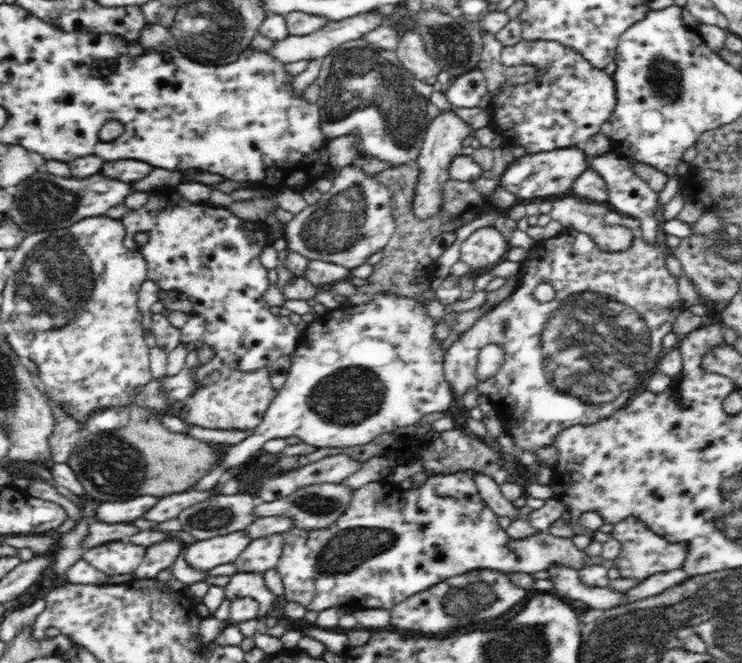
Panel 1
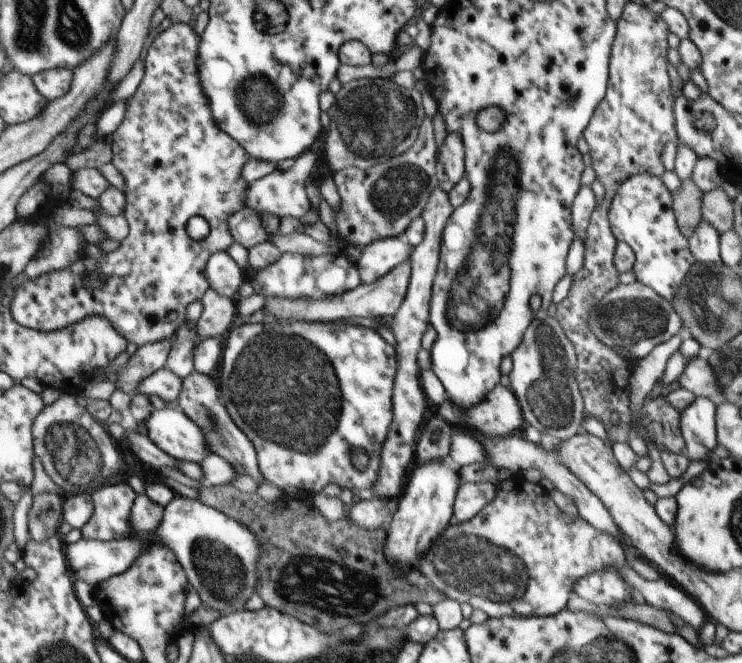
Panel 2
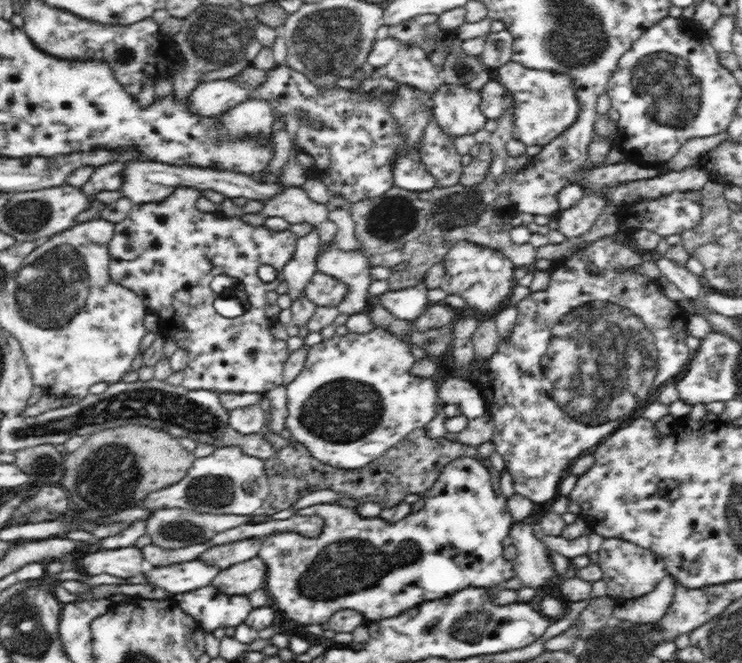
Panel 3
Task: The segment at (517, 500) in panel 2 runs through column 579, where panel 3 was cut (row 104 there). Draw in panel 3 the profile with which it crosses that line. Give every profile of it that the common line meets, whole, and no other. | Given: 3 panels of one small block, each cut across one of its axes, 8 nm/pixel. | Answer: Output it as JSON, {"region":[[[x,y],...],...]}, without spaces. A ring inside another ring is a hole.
{"region":[[[512,60],[496,70],[496,81],[503,84],[516,100],[513,109],[513,138],[524,146],[544,146],[560,136],[578,120],[578,95],[574,79],[568,73],[530,69]]]}

